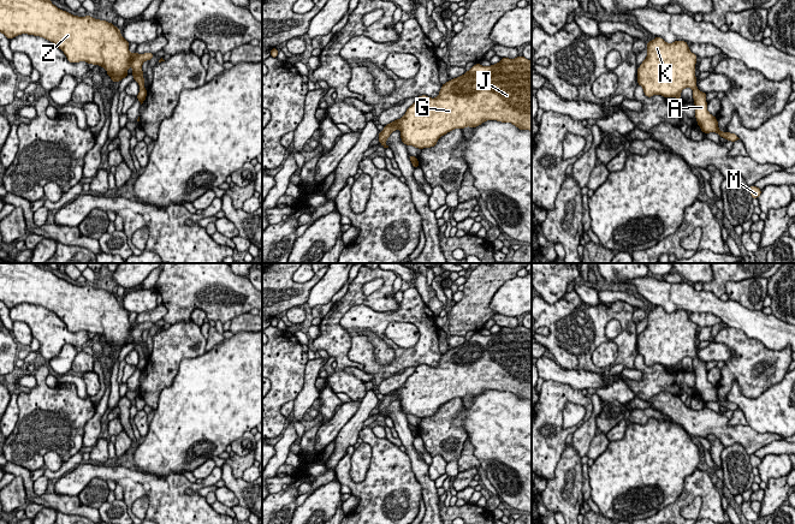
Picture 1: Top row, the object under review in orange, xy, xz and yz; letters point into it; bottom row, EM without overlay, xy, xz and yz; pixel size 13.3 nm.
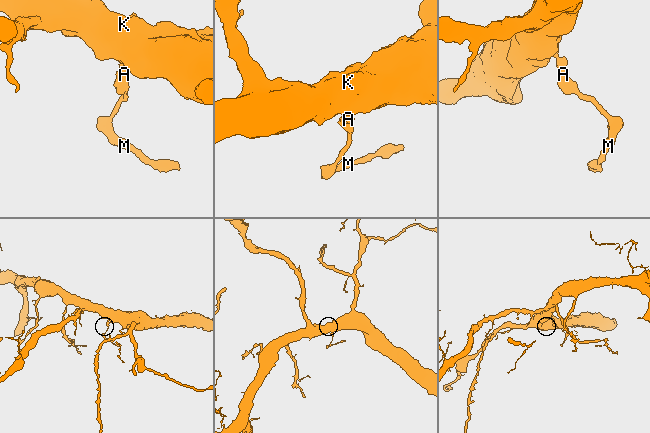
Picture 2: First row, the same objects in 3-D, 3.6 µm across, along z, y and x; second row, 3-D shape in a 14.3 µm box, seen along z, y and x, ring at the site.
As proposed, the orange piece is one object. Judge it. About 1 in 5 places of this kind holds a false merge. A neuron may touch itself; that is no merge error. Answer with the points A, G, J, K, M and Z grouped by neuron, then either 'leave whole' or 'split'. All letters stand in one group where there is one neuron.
A G J K M Z; leave whole

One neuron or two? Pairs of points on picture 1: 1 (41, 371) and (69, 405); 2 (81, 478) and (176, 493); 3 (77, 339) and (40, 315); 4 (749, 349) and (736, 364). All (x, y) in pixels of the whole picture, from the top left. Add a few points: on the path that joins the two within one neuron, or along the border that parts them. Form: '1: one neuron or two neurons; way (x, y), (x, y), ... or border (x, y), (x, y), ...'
1: one neuron; way (41, 382), (41, 386), (58, 403)
2: one neuron; way (105, 472), (126, 477), (141, 486), (152, 486)
3: one neuron; way (67, 337), (60, 335), (49, 325)
4: one neuron; way (748, 352), (740, 361)

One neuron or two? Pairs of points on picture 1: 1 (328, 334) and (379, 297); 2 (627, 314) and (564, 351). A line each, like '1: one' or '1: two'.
1: one
2: one

